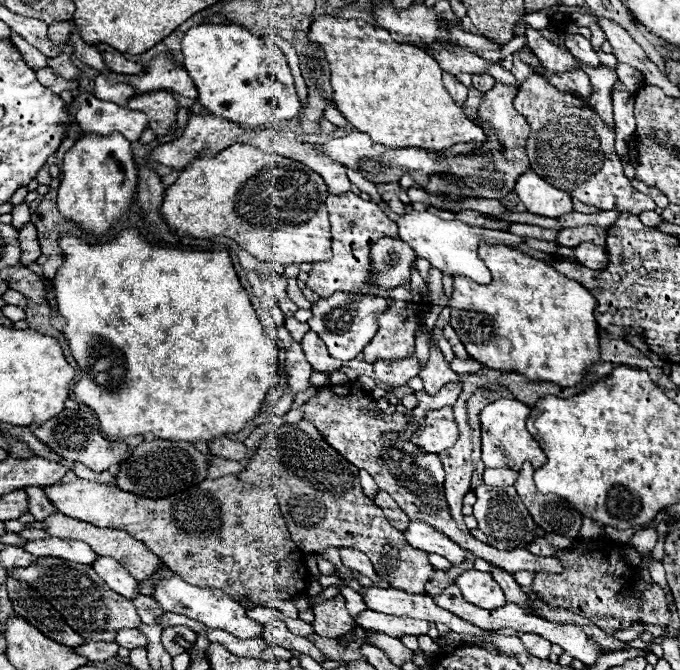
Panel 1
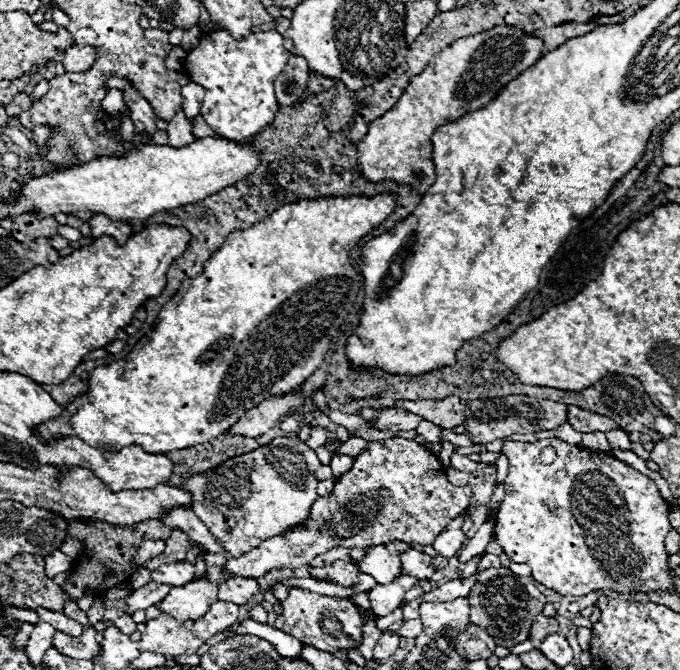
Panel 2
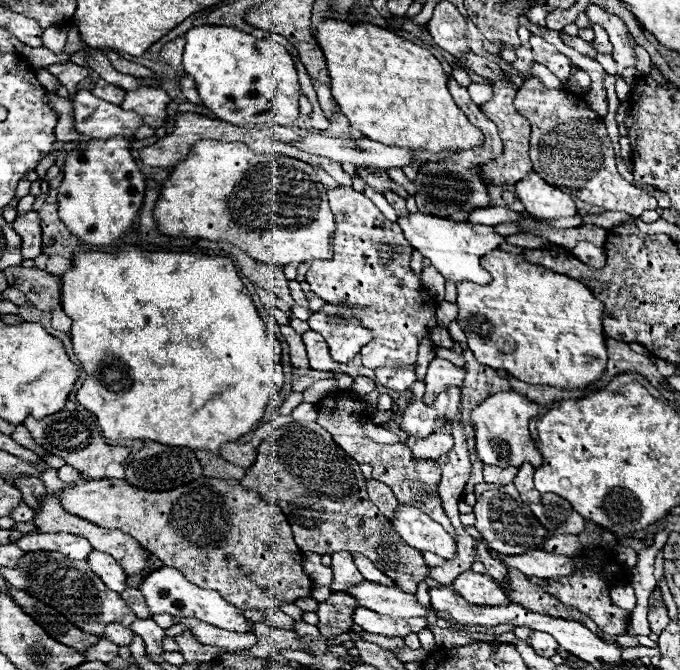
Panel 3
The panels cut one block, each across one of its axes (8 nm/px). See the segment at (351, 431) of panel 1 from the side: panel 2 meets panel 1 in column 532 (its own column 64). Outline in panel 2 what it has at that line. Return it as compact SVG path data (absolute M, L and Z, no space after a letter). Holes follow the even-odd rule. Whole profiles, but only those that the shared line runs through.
M60 550L44 556L44 562L46 562L46 564L44 564L44 572L46 572L48 578L54 578L56 574L62 574L62 572L70 570L72 564L74 564L74 560L72 560L70 556L62 554Z

